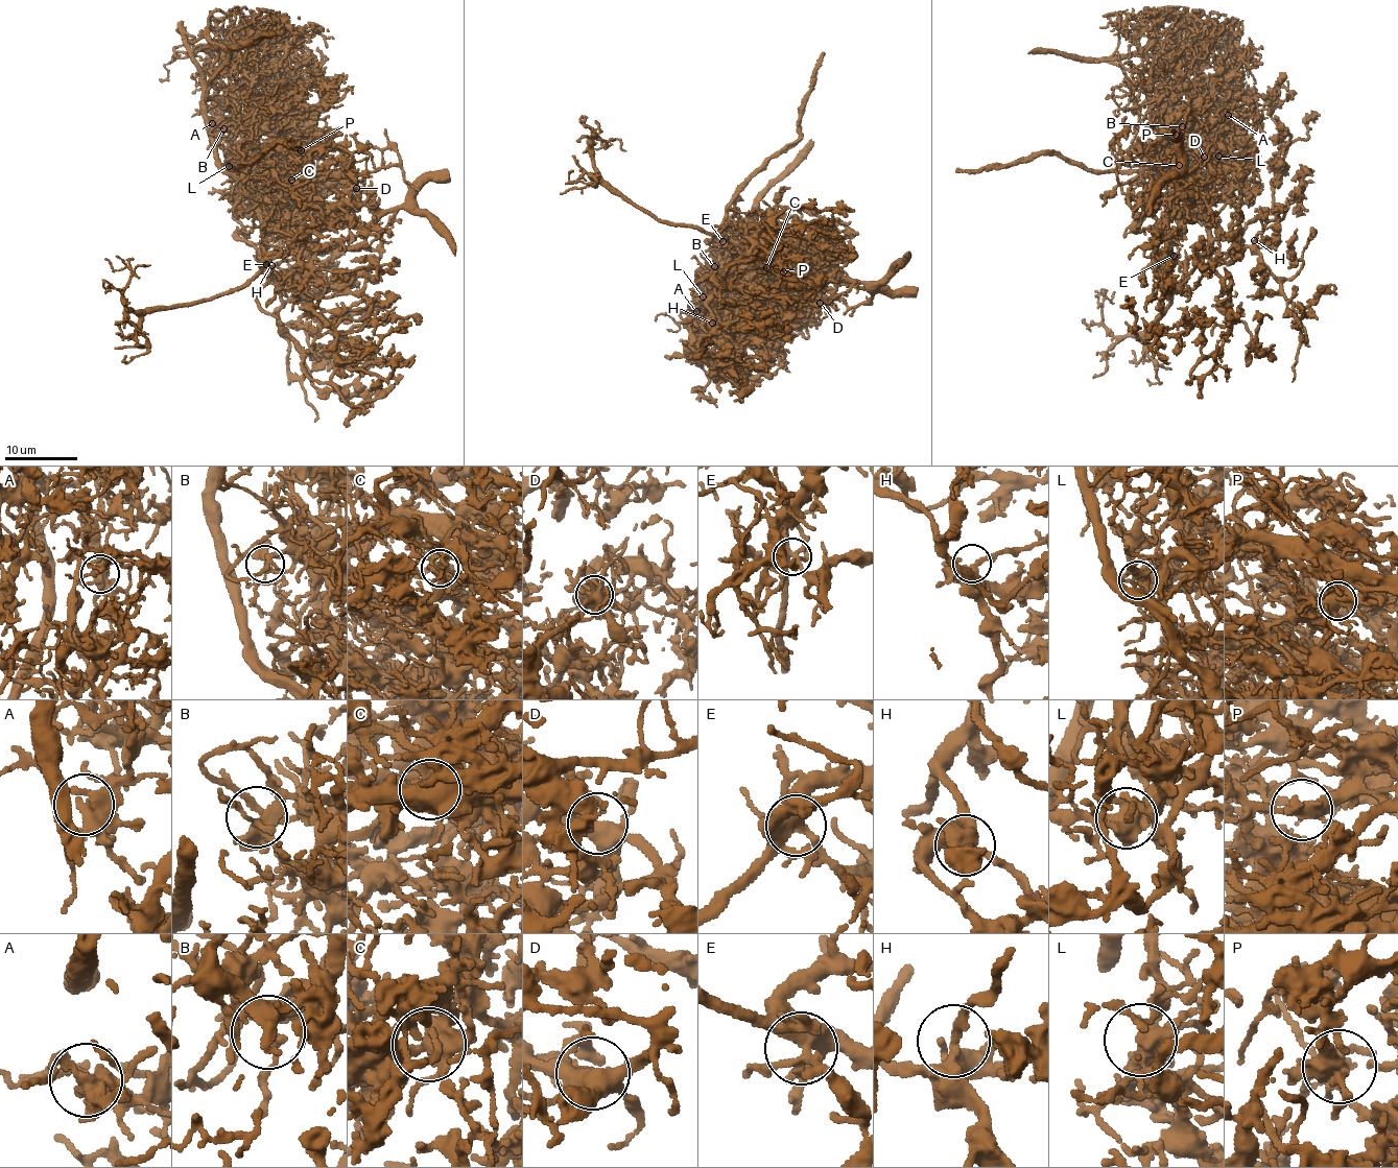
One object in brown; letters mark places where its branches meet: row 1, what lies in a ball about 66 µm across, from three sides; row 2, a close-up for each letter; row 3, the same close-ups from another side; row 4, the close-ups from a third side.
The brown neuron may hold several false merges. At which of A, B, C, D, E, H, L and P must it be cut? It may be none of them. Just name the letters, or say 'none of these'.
C, P

